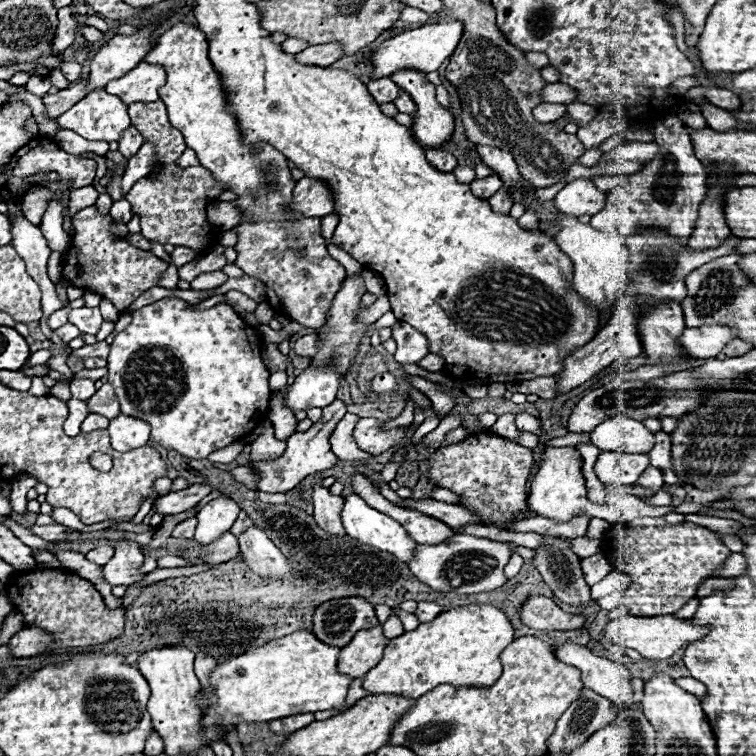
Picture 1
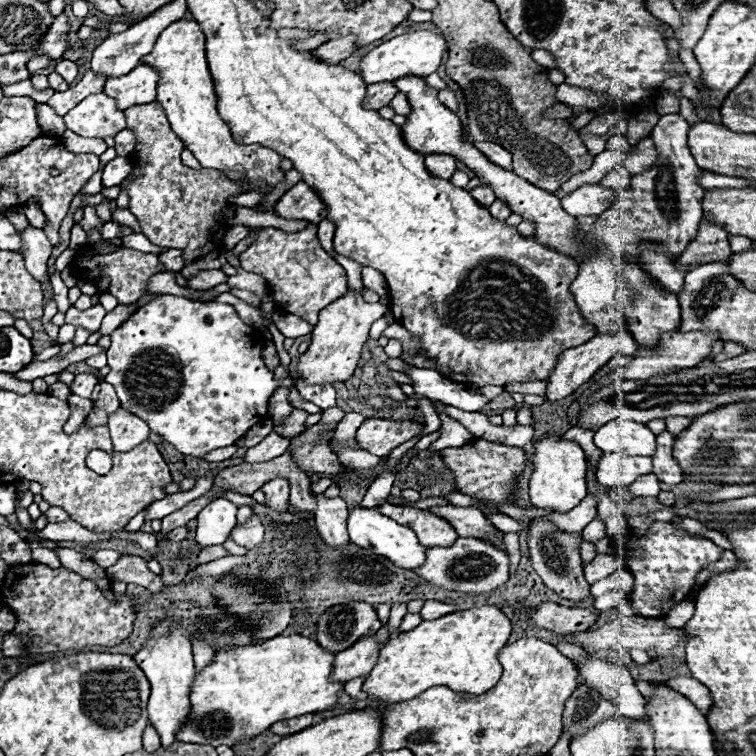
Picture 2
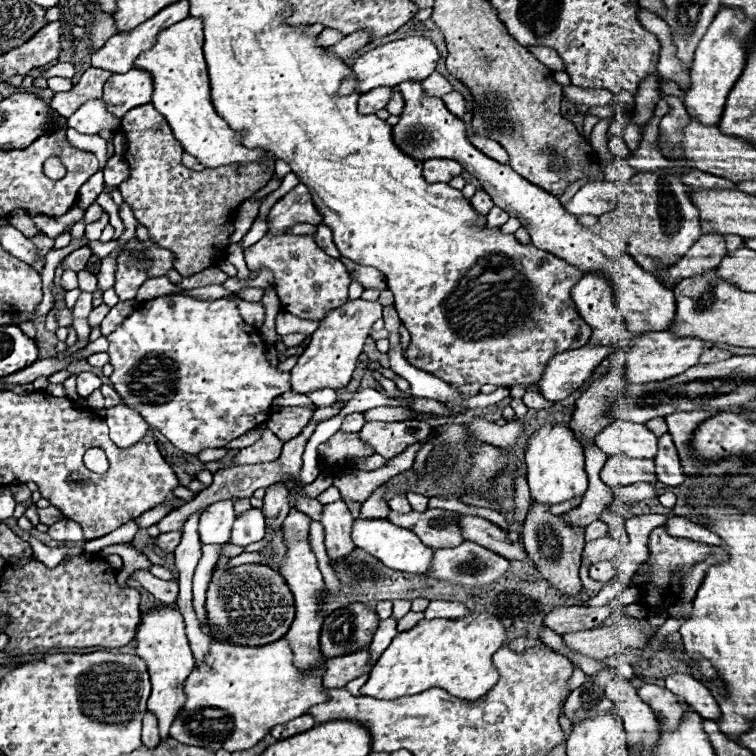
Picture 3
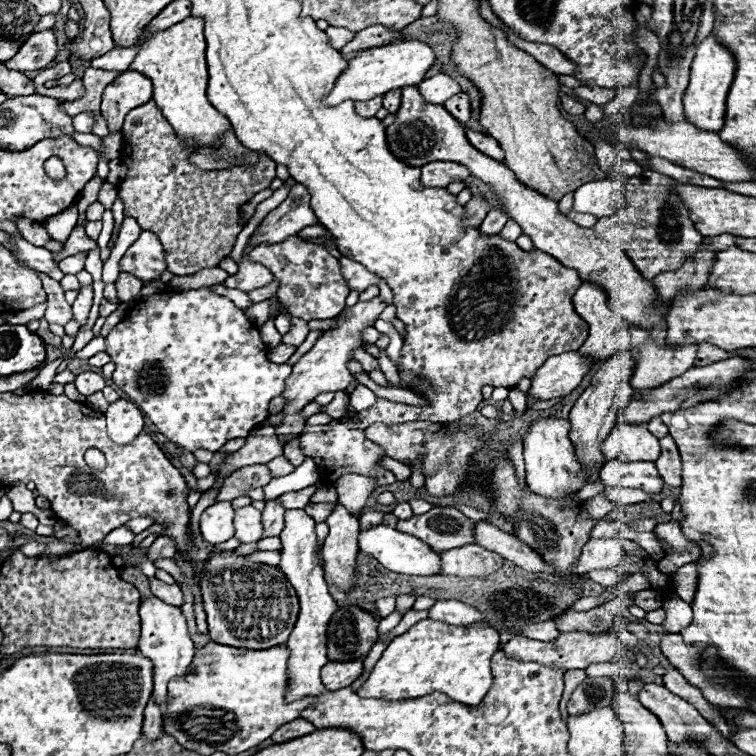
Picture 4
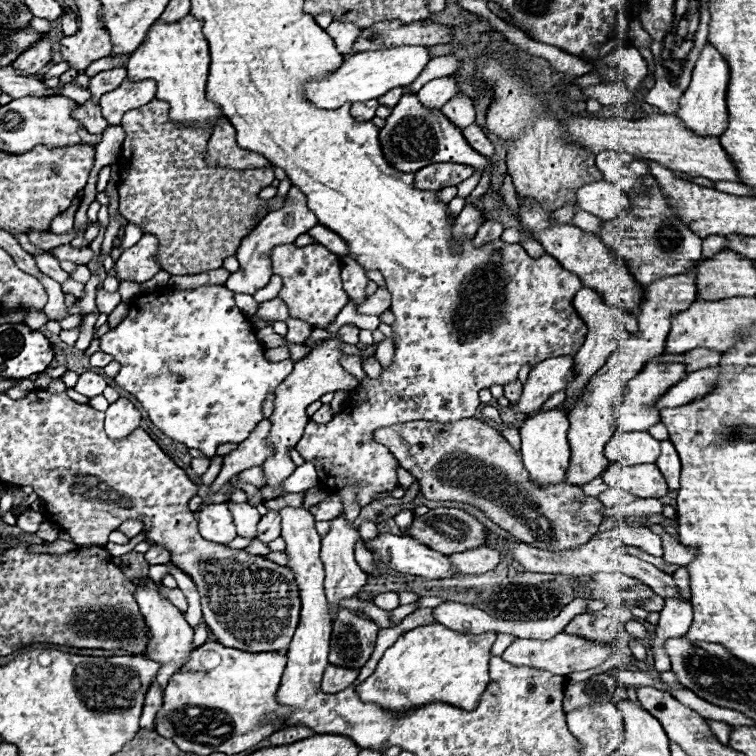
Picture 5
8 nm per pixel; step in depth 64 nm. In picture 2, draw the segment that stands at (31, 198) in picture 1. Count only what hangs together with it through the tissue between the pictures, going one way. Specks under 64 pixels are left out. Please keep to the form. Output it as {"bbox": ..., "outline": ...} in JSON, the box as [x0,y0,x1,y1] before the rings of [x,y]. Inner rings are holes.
{"bbox":[22,201,46,228],"outline":[[[29,201],[22,206],[28,222],[36,228],[44,228],[46,226],[46,220],[44,220],[44,212],[38,208],[38,204],[34,201]],[[30,203],[30,204],[29,204]]]}

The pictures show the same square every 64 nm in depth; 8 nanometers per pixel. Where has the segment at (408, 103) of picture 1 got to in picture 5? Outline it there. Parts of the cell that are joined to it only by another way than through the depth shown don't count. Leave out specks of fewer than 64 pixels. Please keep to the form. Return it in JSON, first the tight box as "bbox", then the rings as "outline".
{"bbox":[378,88,404,108],"outline":[[[394,88],[394,90],[386,92],[386,96],[380,96],[380,98],[378,98],[378,102],[380,102],[382,106],[394,108],[394,106],[398,104],[398,100],[400,100],[400,96],[402,96],[402,94],[404,94],[404,88]]]}

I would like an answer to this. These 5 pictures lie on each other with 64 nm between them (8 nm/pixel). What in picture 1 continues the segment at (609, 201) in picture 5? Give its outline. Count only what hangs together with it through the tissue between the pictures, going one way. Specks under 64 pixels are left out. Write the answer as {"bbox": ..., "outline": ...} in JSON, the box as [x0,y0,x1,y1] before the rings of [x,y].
{"bbox":[554,178,606,216],"outline":[[[578,178],[578,180],[572,180],[570,184],[566,184],[554,196],[554,204],[564,214],[572,214],[572,216],[590,214],[590,216],[594,216],[600,208],[604,208],[606,194],[600,192],[590,180]]]}

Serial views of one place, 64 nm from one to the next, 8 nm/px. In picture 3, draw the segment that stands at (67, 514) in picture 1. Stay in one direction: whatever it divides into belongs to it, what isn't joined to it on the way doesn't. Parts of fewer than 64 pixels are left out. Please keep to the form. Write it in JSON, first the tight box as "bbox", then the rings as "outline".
{"bbox":[37,506,64,526],"outline":[[[49,506],[45,509],[37,509],[39,521],[47,526],[50,526],[57,521],[64,519],[63,514],[54,506]]]}

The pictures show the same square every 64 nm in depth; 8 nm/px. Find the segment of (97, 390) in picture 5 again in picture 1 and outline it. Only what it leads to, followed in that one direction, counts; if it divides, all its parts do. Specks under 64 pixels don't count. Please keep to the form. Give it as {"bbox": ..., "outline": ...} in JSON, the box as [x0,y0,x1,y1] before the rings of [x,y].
{"bbox":[70,378,96,400],"outline":[[[74,378],[70,382],[70,390],[72,390],[72,396],[78,400],[88,400],[96,392],[94,380],[88,380],[88,378]]]}

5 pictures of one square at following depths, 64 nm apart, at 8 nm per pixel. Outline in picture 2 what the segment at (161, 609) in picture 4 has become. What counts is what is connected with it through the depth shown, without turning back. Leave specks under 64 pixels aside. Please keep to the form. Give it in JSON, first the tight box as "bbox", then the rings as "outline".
{"bbox":[134,622,196,748],"outline":[[[158,622],[146,642],[146,646],[134,656],[142,672],[146,674],[148,682],[152,684],[152,694],[148,700],[148,714],[150,722],[160,734],[162,746],[170,748],[176,740],[178,730],[188,722],[192,704],[190,704],[190,688],[196,676],[194,670],[194,656],[190,640],[184,636],[180,628],[174,628],[170,622]]]}

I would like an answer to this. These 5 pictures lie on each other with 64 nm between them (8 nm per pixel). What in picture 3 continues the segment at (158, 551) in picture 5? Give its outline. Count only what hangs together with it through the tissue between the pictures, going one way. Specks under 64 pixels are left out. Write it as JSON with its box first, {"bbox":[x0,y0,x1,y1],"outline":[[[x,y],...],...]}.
{"bbox":[156,532,182,552],"outline":[[[166,532],[166,534],[160,534],[156,538],[156,546],[162,550],[162,552],[174,552],[174,548],[180,544],[180,536],[182,532]]]}

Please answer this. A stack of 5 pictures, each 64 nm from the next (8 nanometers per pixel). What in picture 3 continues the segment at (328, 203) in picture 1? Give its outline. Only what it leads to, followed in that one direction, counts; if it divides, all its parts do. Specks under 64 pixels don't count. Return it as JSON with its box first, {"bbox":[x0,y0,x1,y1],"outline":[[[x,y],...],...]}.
{"bbox":[268,184,322,234],"outline":[[[304,184],[292,188],[284,198],[280,198],[268,214],[268,232],[284,234],[288,226],[298,222],[308,222],[318,226],[322,222],[322,214],[316,210],[312,196]]]}

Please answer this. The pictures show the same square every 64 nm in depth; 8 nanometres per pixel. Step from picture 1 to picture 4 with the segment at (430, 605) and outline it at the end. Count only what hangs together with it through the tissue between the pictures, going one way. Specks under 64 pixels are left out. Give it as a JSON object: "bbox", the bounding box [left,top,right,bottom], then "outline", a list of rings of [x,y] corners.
{"bbox":[428,600,484,626],"outline":[[[436,600],[436,604],[428,610],[428,618],[444,620],[446,624],[454,624],[454,626],[484,622],[484,616],[476,608],[458,600]]]}

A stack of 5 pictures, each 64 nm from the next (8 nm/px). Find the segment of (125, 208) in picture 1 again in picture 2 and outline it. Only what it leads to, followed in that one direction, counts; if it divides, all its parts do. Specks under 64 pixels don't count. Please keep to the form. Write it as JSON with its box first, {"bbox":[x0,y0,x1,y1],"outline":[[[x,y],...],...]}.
{"bbox":[112,207,140,232],"outline":[[[117,207],[112,214],[112,218],[122,225],[134,228],[134,232],[140,232],[138,220],[136,220],[136,217],[129,211],[129,209]]]}

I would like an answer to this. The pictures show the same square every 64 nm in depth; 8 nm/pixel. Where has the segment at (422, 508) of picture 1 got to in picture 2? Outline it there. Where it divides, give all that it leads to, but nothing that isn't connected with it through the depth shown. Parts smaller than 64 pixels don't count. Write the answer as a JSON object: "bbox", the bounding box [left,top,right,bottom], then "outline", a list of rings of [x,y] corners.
{"bbox":[428,506,504,548],"outline":[[[432,506],[428,508],[430,512],[434,512],[436,516],[442,516],[444,520],[448,520],[452,524],[452,528],[458,532],[458,536],[476,536],[480,540],[488,540],[500,548],[504,548],[502,540],[492,540],[486,534],[494,532],[492,522],[480,512],[480,508],[474,506]]]}

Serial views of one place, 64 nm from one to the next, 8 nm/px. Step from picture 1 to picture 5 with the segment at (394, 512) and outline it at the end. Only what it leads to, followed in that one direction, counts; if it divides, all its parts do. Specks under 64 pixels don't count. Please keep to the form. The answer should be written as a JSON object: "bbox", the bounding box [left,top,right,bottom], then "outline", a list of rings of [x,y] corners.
{"bbox":[408,508,486,554],"outline":[[[434,508],[414,518],[408,534],[446,554],[478,548],[486,540],[486,528],[474,516],[458,508]]]}

